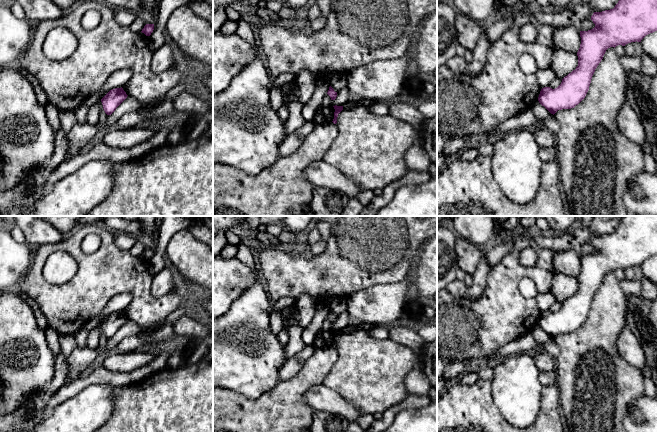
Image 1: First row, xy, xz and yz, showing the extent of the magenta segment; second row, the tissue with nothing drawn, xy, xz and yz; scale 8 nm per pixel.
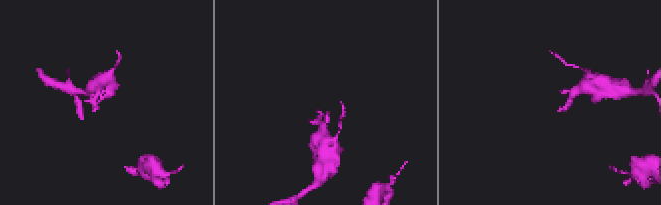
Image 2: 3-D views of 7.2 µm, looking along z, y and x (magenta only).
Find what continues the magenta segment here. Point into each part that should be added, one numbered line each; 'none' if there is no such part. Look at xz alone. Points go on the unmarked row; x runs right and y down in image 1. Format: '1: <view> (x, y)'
none

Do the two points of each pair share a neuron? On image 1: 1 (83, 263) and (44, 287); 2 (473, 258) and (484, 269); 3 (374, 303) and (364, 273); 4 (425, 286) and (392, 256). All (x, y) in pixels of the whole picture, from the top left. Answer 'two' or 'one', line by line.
1: one
2: two
3: two
4: two

